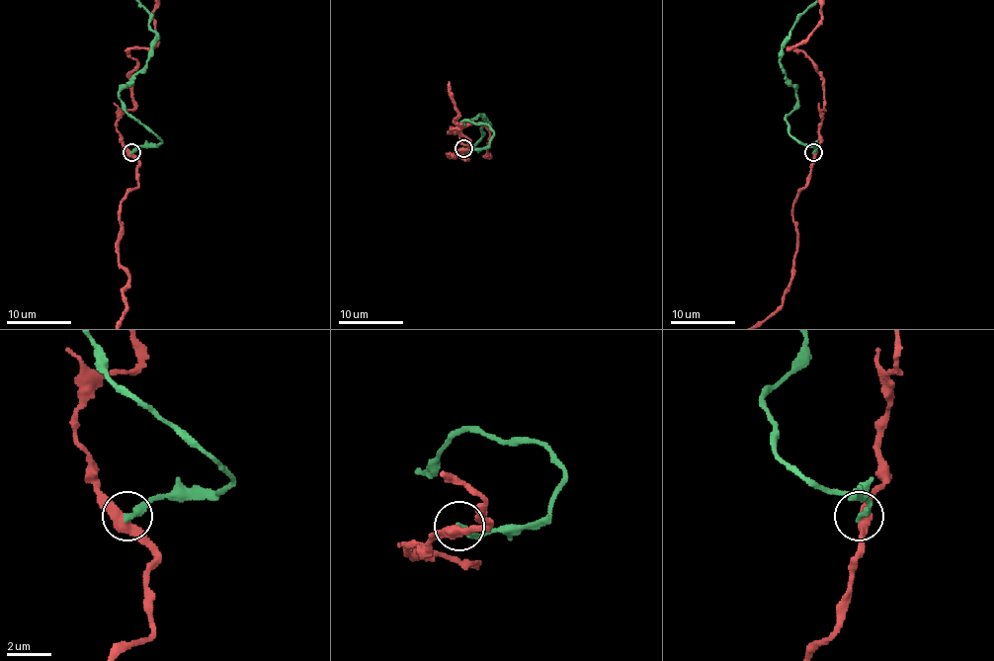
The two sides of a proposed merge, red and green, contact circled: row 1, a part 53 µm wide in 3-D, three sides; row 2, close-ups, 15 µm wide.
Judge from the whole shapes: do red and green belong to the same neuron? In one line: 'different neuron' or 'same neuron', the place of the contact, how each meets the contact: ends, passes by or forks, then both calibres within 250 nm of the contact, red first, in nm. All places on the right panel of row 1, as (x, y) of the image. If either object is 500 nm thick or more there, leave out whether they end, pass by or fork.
different neuron; at (813, 152); red passes by; green ends there; 460 nm thick on the red side, 280 nm on the other

